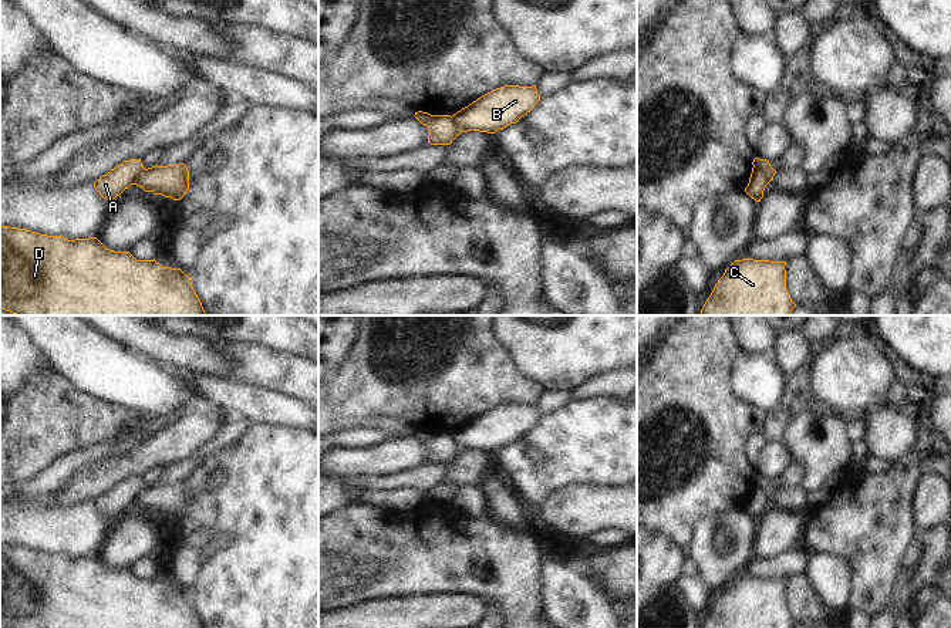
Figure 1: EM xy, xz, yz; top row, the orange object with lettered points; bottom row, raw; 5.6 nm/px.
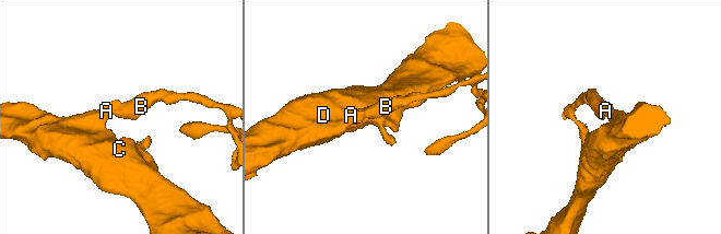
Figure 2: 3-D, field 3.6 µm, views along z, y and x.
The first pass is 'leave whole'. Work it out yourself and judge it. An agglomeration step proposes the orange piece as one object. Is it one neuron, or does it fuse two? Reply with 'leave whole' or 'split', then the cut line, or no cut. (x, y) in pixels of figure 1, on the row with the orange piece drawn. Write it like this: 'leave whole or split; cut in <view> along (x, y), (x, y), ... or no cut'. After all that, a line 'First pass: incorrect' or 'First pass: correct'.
split; cut in yz along (754, 165), (771, 179)
First pass: incorrect

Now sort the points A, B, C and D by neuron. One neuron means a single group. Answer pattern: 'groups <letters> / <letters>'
groups A C D / B

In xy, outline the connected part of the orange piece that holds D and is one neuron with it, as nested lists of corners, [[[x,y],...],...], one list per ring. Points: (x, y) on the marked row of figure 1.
[[[0,226],[0,308],[16,315],[208,315],[181,269],[109,250],[97,237],[68,240],[10,226]]]

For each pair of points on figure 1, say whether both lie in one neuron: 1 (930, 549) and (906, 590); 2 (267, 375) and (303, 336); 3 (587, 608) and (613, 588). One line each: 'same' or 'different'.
1: same
2: different
3: different

